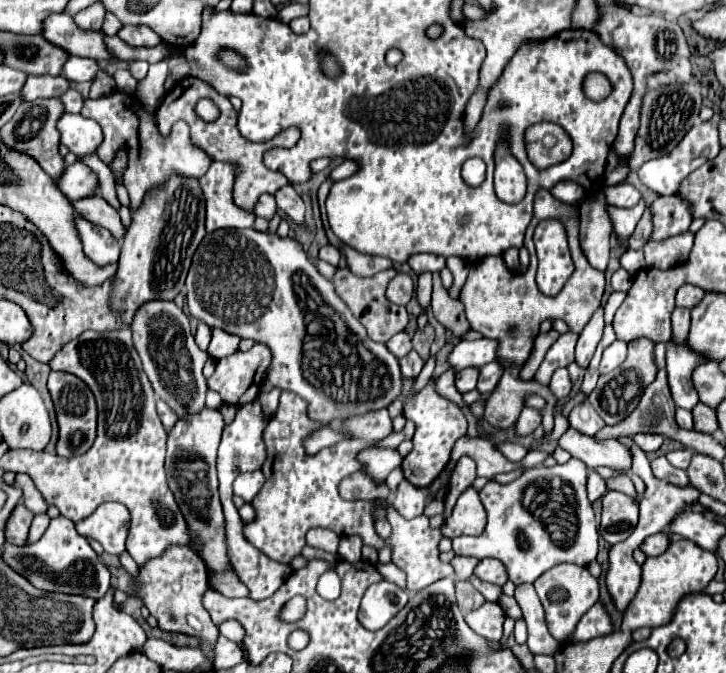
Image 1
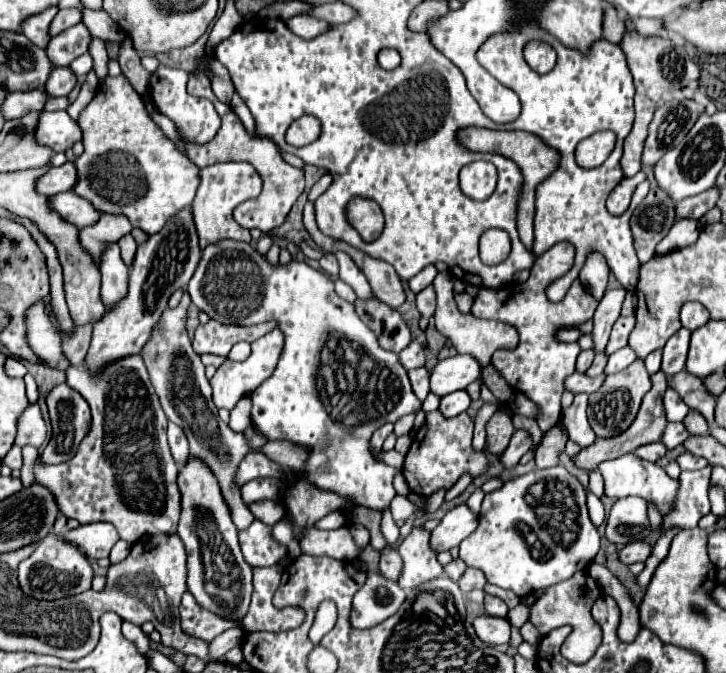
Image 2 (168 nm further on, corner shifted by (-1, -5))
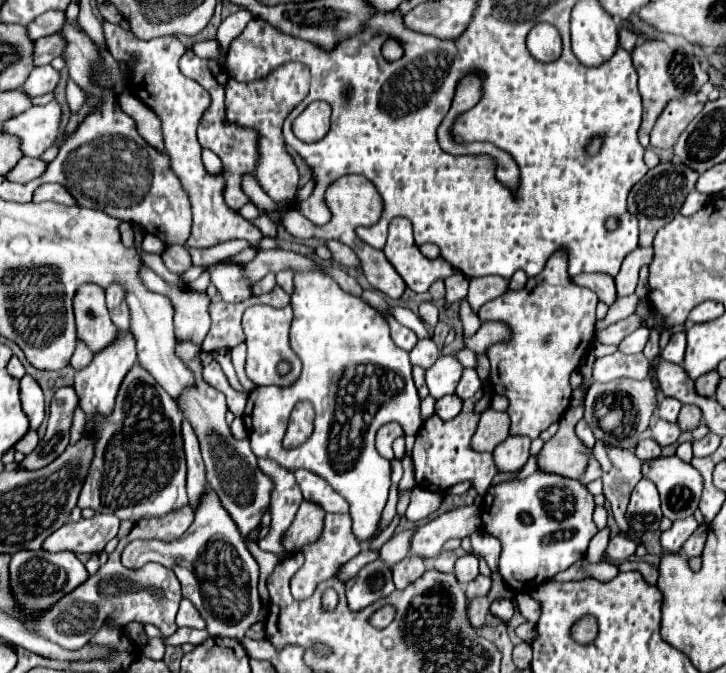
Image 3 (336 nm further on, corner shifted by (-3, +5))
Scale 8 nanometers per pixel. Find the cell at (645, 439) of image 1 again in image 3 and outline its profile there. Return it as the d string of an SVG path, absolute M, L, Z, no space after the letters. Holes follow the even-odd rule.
M642 436L640 438L640 444L636 444L634 448L634 454L640 458L640 460L652 460L652 458L658 458L660 456L660 446L656 444L656 440L652 440L652 436Z

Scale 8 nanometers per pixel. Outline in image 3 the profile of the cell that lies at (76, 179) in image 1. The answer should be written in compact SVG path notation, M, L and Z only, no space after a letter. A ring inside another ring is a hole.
M22 158L22 160L16 164L16 168L14 168L12 172L8 172L6 178L12 180L12 182L26 184L26 182L30 182L30 180L42 176L42 174L44 174L44 168L48 168L48 162L44 162L42 158L36 158L36 160L32 160L32 158Z

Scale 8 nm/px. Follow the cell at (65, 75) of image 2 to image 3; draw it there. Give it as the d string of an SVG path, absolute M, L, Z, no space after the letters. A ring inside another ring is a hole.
M46 64L44 68L34 68L32 74L28 76L26 84L24 84L24 92L28 96L42 96L48 92L54 92L56 86L60 82L60 72L56 68L52 68L50 64Z

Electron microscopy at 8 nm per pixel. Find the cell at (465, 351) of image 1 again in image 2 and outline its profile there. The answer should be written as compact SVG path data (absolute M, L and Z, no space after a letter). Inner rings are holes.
M456 354L446 360L440 360L430 374L430 392L436 396L446 396L456 390L464 390L470 382L480 376L478 362L468 354Z

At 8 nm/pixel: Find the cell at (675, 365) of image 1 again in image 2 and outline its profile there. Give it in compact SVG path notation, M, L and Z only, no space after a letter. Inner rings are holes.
M668 388L664 394L664 410L666 410L668 422L682 422L690 408L678 398L678 394L674 394L674 390Z

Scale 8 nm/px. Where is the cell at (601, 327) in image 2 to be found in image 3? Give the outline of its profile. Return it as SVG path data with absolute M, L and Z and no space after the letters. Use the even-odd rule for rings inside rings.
M636 248L626 256L618 276L614 278L618 298L634 294L634 288L638 284L638 270L644 264L650 264L650 260L652 260L652 248Z

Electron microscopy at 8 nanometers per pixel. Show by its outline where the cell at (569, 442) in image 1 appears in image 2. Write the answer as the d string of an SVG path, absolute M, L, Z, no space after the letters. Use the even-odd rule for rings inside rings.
M624 454L622 458L602 462L602 466L598 470L604 476L604 494L606 496L610 496L610 498L640 496L640 498L652 502L662 516L670 514L674 510L674 502L676 502L680 482L670 478L662 466L658 466L654 462L642 462L642 458L638 458L634 454Z

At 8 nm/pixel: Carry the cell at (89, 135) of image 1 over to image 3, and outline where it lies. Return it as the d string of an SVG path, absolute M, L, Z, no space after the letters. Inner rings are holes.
M56 100L46 106L32 106L26 112L4 122L2 130L22 140L24 156L40 158L42 152L54 144L60 132L62 110Z

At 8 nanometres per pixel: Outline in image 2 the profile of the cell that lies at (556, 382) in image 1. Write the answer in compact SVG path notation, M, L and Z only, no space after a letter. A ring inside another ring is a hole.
M574 372L570 378L566 378L566 390L574 392L574 394L578 394L578 392L592 394L592 392L596 392L596 390L604 384L604 378L606 378L604 372L602 372L600 376L594 376L594 378L590 378L590 376L586 376L586 374Z

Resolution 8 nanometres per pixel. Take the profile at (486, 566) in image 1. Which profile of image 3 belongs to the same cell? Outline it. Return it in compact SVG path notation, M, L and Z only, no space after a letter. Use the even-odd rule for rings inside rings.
M466 554L462 558L458 558L456 562L456 578L460 584L468 584L478 576L478 558L472 554Z

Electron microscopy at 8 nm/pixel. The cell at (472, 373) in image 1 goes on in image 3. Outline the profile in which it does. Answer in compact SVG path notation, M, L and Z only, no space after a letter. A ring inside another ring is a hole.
M448 394L448 396L442 396L440 400L436 400L436 414L442 420L454 418L456 414L460 414L460 410L462 410L462 400L456 394Z

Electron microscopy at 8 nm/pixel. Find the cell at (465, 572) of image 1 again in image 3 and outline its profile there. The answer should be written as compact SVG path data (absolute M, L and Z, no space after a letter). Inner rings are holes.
M458 548L458 550L450 550L450 552L442 552L438 558L434 558L432 566L434 566L436 570L442 570L442 572L454 572L454 564L456 564L456 560L458 560L460 556L464 556L464 554L468 554L468 552L462 550L462 548Z

